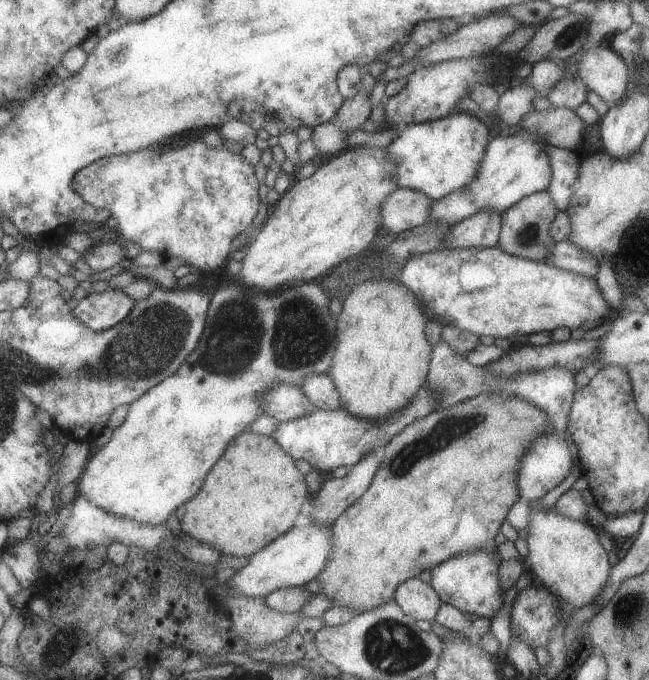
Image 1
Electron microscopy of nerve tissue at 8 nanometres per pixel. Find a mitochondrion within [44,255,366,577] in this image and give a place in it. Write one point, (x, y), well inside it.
(300, 336)

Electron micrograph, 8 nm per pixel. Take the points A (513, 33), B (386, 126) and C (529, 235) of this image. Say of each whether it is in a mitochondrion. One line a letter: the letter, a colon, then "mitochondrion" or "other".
A: other
B: other
C: mitochondrion

